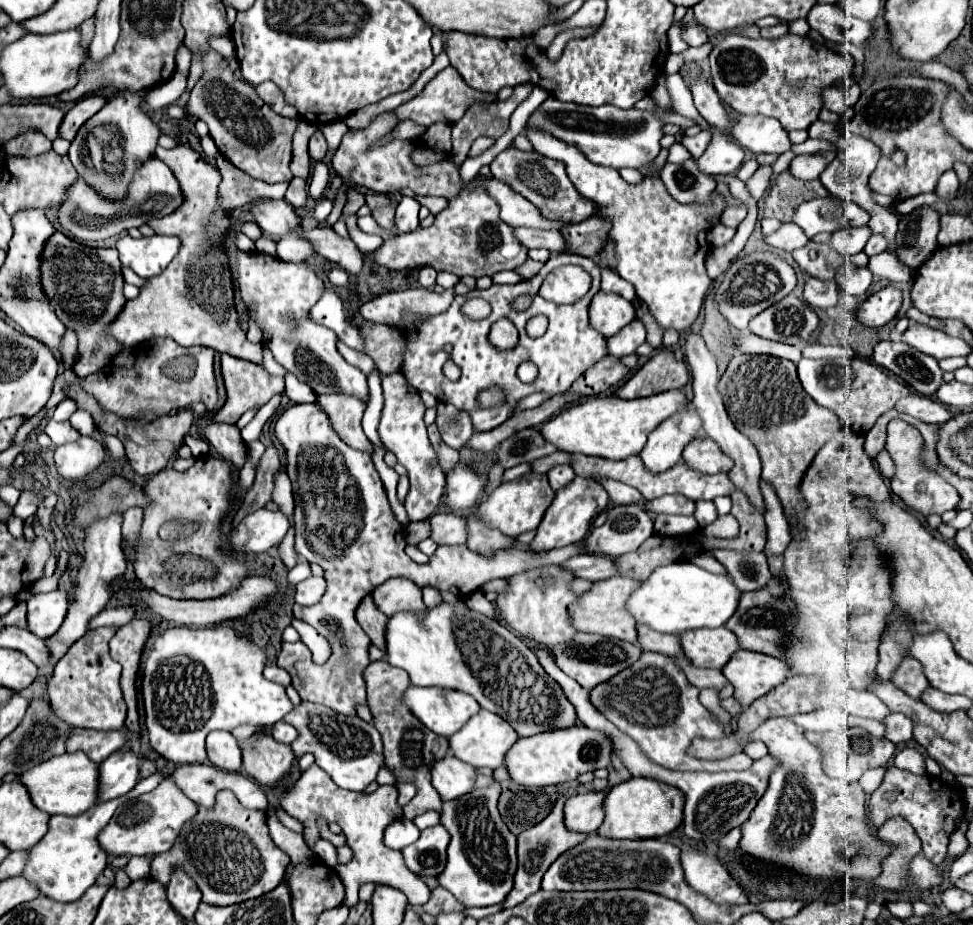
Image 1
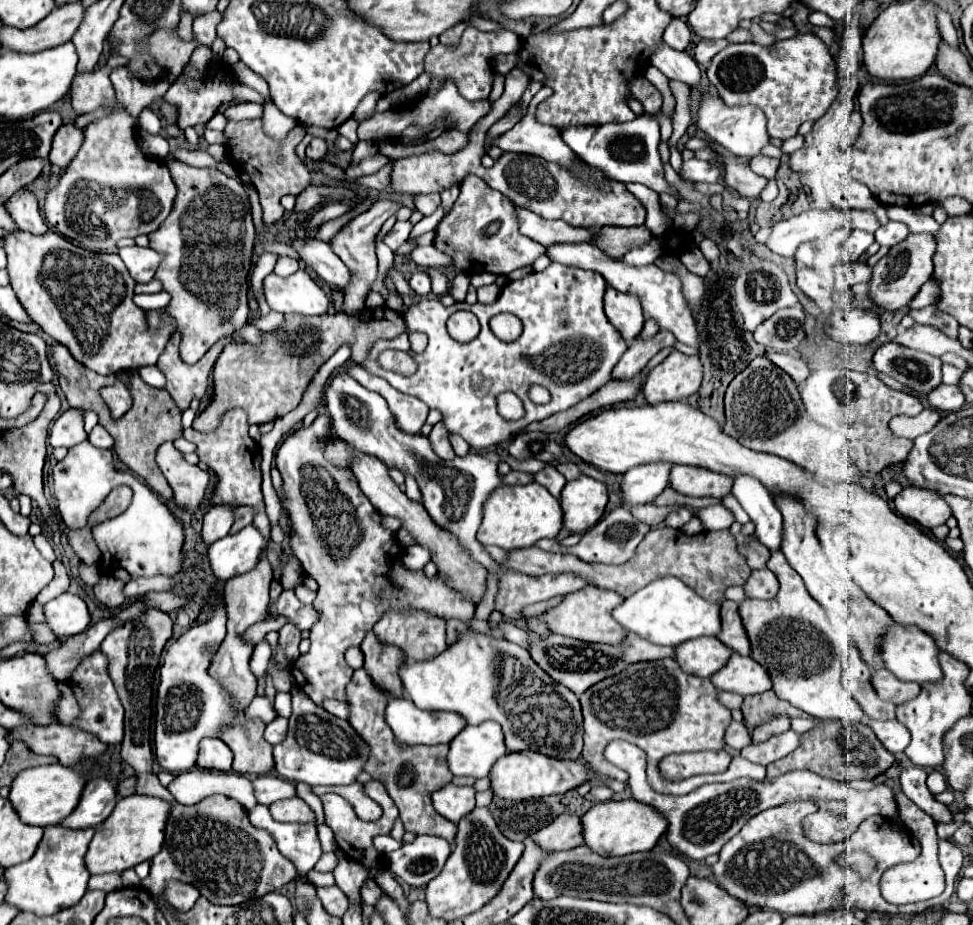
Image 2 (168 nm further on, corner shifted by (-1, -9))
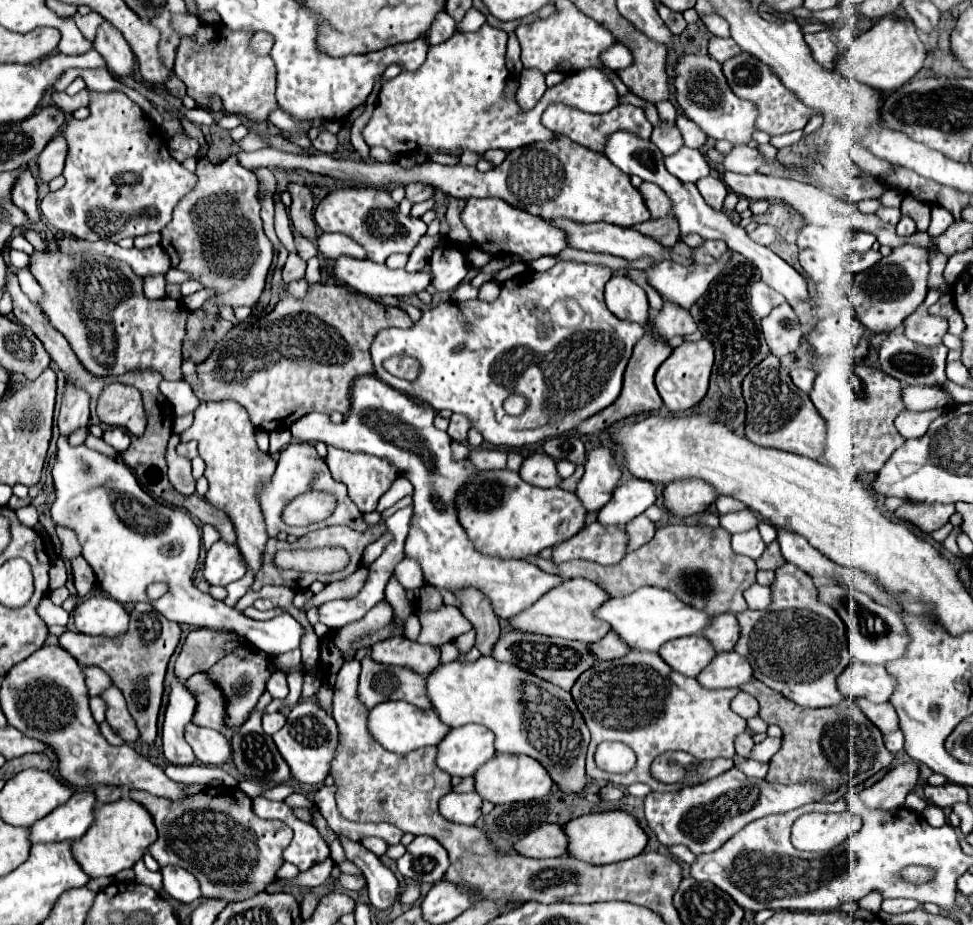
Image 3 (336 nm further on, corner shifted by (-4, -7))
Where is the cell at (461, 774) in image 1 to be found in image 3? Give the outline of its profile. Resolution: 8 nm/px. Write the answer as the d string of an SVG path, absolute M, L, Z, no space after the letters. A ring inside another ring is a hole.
M451 792L441 798L439 812L449 822L473 826L481 818L481 796L477 796L477 792L469 794Z

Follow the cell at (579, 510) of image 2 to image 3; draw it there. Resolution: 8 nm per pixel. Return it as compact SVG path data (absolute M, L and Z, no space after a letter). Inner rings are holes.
M595 448L587 456L585 474L577 484L577 496L585 504L587 512L597 512L611 498L613 490L619 486L623 468L617 464L615 452L611 448Z

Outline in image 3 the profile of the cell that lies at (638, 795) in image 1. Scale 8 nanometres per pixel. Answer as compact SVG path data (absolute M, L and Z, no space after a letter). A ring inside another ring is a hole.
M621 810L579 816L571 822L567 822L563 826L563 830L569 840L567 854L577 860L583 860L587 864L597 864L597 866L605 866L605 864L633 858L633 856L641 854L647 844L647 834L639 826L639 822L631 814L621 812Z

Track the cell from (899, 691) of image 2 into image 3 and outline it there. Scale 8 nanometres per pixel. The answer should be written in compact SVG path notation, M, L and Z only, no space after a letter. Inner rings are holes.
M851 662L837 678L837 688L849 700L867 698L869 702L887 702L893 692L893 680L883 666Z

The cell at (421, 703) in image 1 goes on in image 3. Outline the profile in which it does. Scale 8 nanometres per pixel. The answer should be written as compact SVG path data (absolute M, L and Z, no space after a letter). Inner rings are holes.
M409 702L377 704L369 712L367 730L383 748L387 748L389 752L397 752L397 754L405 754L405 752L411 752L411 750L423 748L423 746L435 746L449 732L449 728L445 728L445 724L441 724L439 716L433 710L421 710Z

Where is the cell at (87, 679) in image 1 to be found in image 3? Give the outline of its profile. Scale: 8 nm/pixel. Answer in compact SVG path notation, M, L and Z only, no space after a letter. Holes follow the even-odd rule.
M111 686L109 690L105 690L105 694L101 694L101 698L107 702L107 722L111 724L111 728L117 730L129 744L135 742L139 738L139 730L127 710L127 702L121 690L117 686Z

